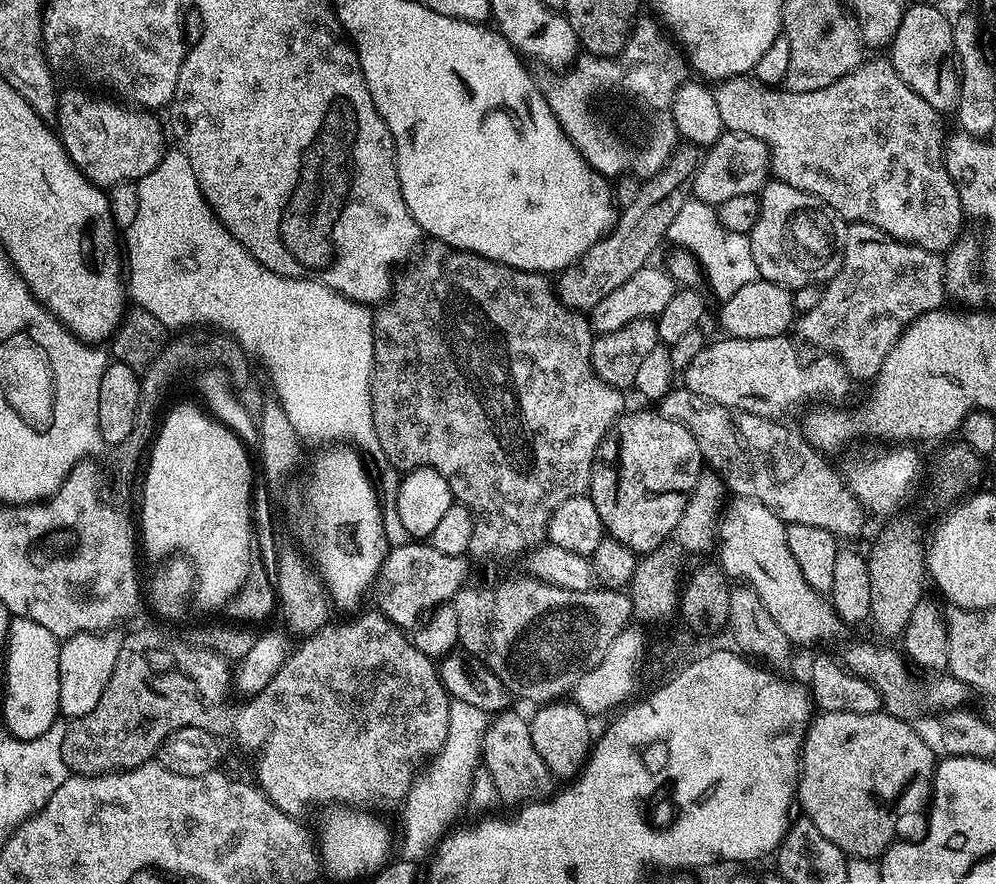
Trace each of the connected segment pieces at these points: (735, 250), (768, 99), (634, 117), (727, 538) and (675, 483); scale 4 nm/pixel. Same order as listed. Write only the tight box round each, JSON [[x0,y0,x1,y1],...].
[[666,198,759,300],[714,59,966,254],[545,49,680,178],[714,496,842,645],[590,412,706,554]]

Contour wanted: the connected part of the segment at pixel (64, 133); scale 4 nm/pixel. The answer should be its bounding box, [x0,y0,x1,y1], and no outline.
[58,96,166,190]

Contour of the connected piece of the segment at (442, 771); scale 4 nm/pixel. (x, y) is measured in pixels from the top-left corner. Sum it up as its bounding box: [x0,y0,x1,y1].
[399,701,488,864]

